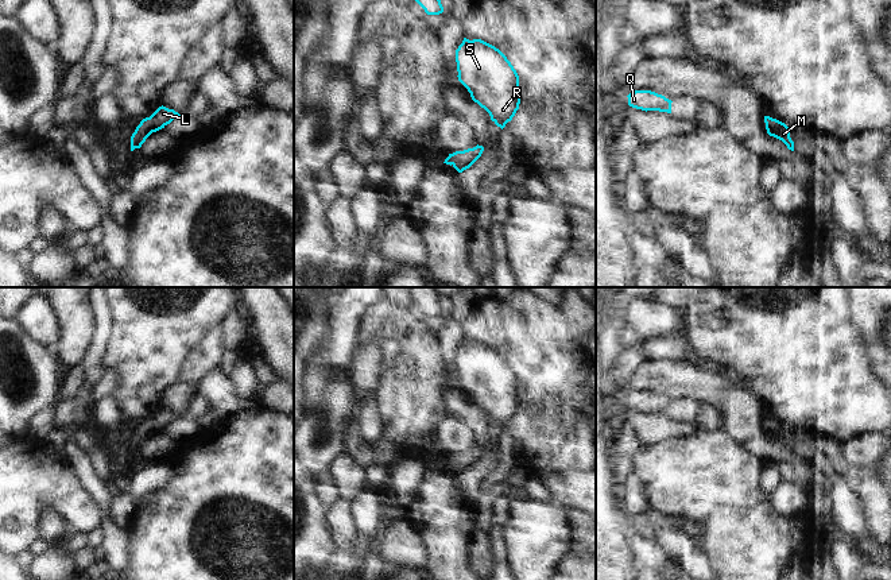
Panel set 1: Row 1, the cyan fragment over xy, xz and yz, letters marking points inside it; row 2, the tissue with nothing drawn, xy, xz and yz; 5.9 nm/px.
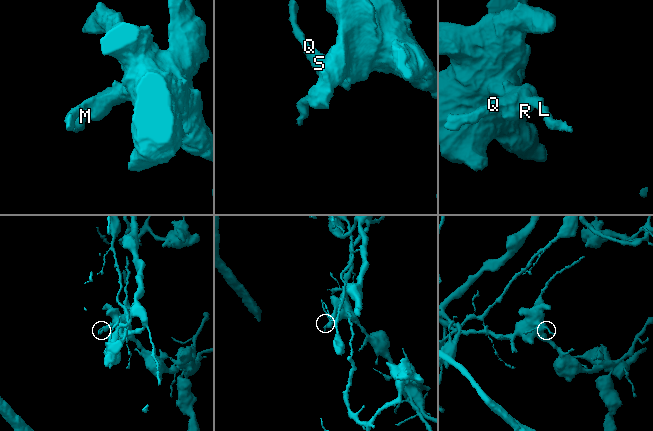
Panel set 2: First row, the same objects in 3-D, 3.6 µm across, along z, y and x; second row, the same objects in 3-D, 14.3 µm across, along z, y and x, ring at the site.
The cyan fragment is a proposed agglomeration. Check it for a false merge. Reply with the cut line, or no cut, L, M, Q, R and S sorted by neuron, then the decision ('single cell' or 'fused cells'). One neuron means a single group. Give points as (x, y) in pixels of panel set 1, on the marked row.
no cut; L M Q R S; single cell

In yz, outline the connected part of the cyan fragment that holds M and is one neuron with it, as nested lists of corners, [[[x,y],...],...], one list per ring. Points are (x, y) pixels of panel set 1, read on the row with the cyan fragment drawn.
[[[764,116],[764,123],[766,123],[767,134],[770,136],[782,140],[789,150],[794,151],[794,142],[790,138],[790,128],[785,123],[772,119],[770,116]]]

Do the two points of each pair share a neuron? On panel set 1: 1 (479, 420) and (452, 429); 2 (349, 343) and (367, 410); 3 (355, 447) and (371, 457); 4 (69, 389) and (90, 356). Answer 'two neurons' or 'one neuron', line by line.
1: two neurons
2: two neurons
3: one neuron
4: two neurons

